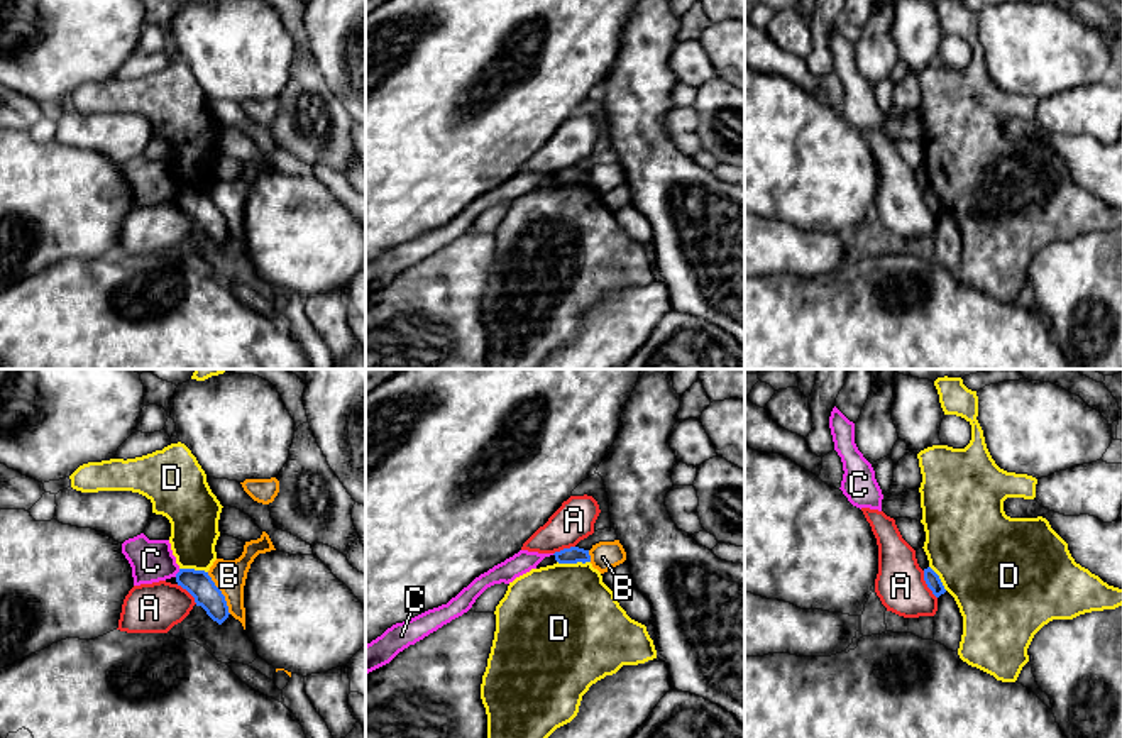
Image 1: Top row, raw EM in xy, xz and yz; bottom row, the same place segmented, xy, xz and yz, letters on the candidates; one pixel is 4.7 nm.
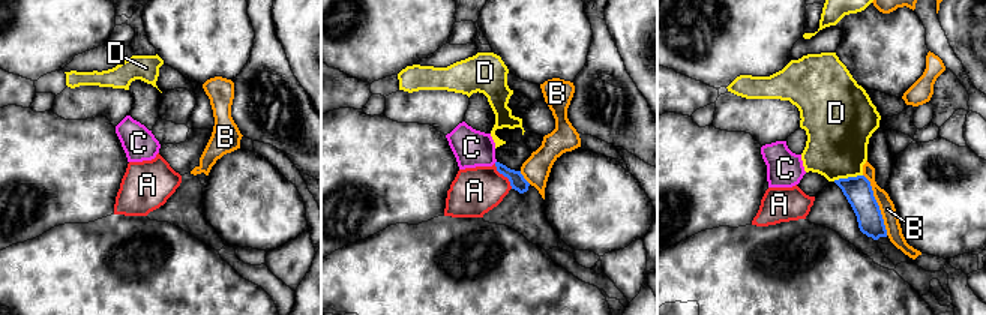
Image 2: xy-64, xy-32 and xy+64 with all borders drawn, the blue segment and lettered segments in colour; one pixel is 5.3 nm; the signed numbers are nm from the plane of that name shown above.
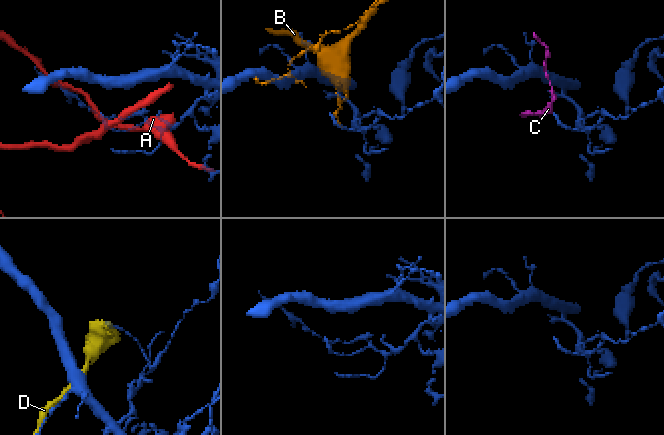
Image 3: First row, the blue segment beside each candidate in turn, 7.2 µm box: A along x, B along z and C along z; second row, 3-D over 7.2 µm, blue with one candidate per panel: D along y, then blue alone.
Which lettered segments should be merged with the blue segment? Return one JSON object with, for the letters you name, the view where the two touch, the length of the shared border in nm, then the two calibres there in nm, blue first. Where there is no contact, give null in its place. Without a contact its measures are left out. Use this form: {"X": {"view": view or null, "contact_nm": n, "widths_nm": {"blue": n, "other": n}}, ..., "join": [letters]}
{"join": []}

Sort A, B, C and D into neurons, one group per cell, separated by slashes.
A / B / C / D

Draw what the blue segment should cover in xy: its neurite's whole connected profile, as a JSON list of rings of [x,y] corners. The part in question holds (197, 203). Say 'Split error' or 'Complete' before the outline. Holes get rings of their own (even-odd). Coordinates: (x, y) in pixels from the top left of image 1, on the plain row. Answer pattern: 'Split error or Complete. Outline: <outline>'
Complete. Outline: [[[179,190],[176,203],[195,218],[196,227],[201,227],[213,242],[222,245],[228,239],[230,234],[225,217],[215,207],[208,193]]]

